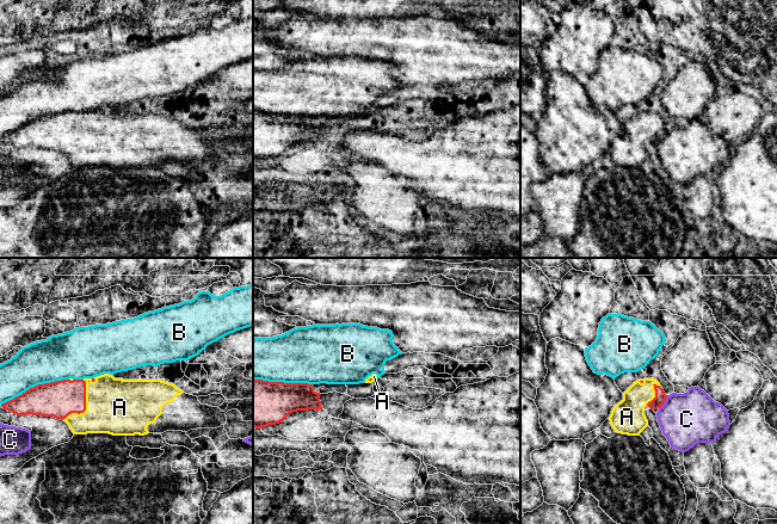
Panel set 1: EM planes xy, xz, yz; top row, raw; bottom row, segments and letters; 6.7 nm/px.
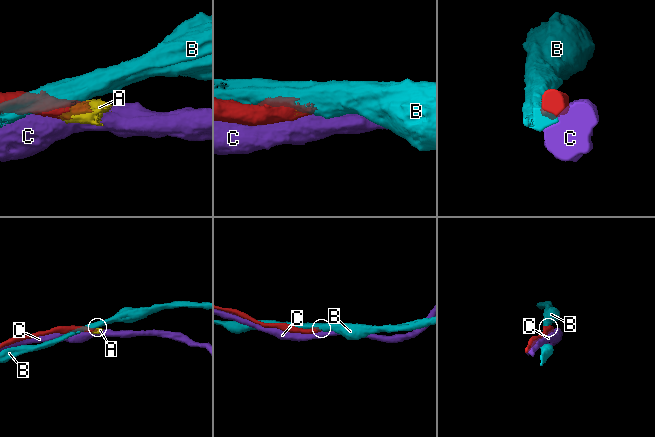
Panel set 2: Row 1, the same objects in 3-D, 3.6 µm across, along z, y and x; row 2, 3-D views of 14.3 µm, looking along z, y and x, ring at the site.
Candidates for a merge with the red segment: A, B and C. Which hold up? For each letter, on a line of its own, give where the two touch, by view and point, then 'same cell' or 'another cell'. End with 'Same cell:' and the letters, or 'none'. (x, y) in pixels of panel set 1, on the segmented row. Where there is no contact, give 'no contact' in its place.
A: xy (85, 406) | same cell
B: xy (34, 387) | another cell
C: yz (664, 402) | another cell
Same cell: A

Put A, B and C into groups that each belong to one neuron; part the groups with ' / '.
A / B / C

